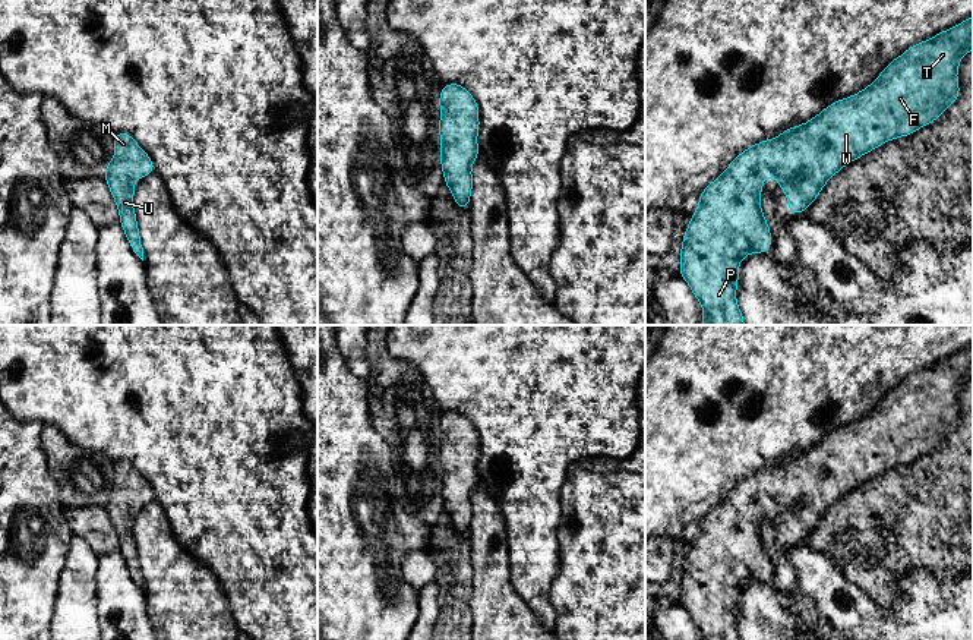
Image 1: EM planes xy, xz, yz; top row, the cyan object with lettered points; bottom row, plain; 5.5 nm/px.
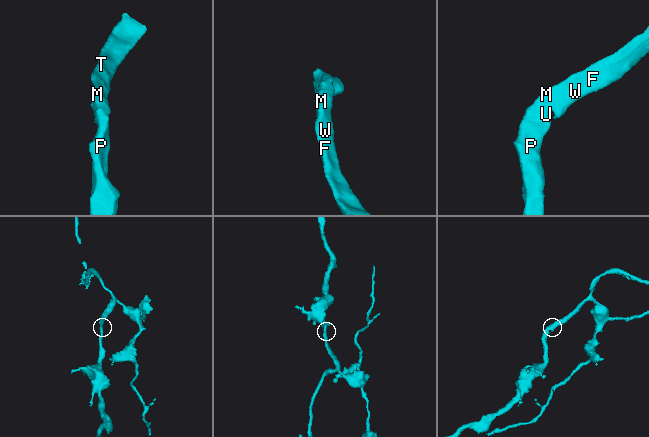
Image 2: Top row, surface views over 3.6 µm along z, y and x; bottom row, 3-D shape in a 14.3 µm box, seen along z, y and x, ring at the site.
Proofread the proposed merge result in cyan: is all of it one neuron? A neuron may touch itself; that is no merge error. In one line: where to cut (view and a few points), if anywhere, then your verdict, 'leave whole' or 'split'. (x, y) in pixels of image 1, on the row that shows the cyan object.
no cut; leave whole

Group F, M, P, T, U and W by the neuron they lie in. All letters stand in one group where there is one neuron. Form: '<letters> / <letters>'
F M P T U W

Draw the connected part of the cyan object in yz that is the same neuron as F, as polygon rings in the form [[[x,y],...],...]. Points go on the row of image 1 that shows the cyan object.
[[[973,16],[907,48],[869,86],[834,101],[805,124],[751,145],[699,193],[699,204],[682,240],[679,274],[702,306],[701,325],[745,325],[736,302],[739,262],[748,253],[771,249],[771,231],[759,204],[762,179],[775,176],[787,195],[787,214],[802,214],[844,165],[891,139],[910,136],[954,104],[960,95],[958,64],[972,50]]]

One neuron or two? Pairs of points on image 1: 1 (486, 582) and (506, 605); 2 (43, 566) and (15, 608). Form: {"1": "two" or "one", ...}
{"1": "one", "2": "one"}

